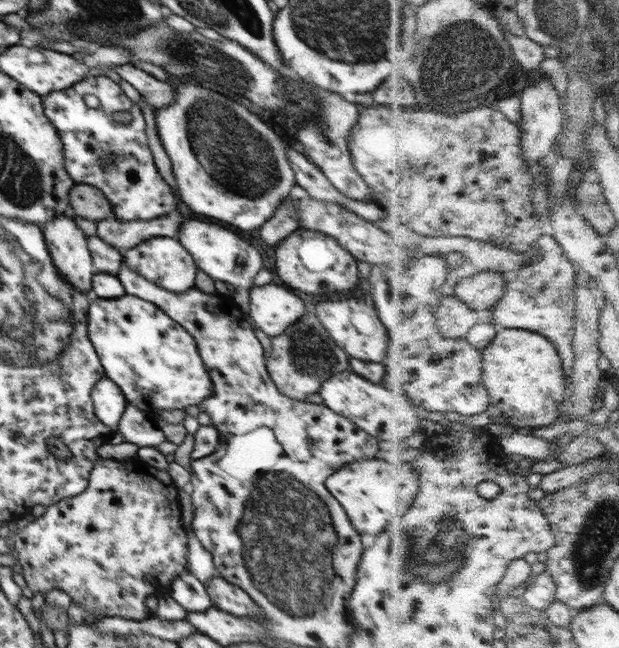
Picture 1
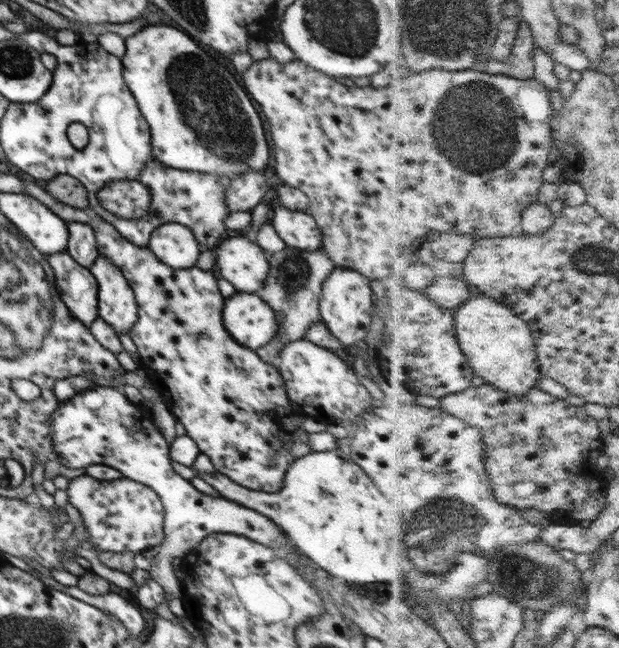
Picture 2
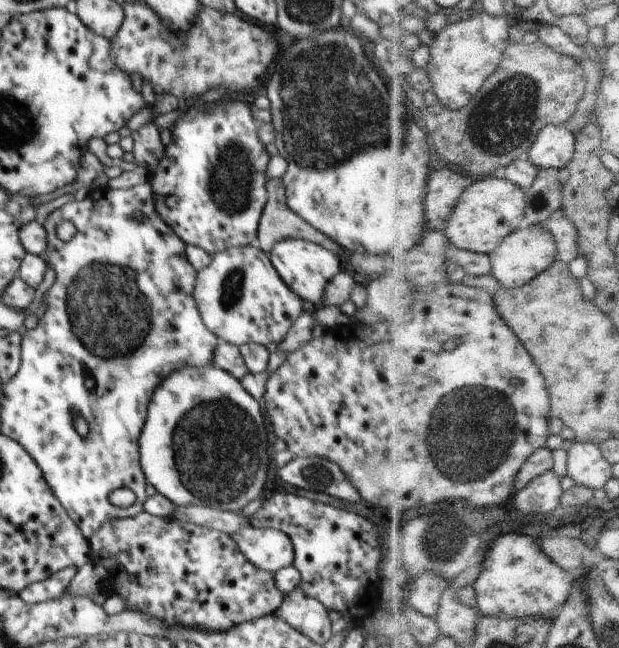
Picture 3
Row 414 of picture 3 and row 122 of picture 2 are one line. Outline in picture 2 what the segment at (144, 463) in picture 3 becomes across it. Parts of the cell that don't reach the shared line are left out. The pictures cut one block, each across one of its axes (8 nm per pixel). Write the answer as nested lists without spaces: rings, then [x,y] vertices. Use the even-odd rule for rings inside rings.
[[[170,26],[144,28],[126,40],[126,54],[122,64],[128,89],[150,126],[152,158],[156,162],[166,168],[209,173],[222,178],[234,178],[250,172],[262,173],[268,167],[270,150],[264,126],[240,80],[236,80],[230,70],[226,70],[218,60],[204,52],[184,32]]]

